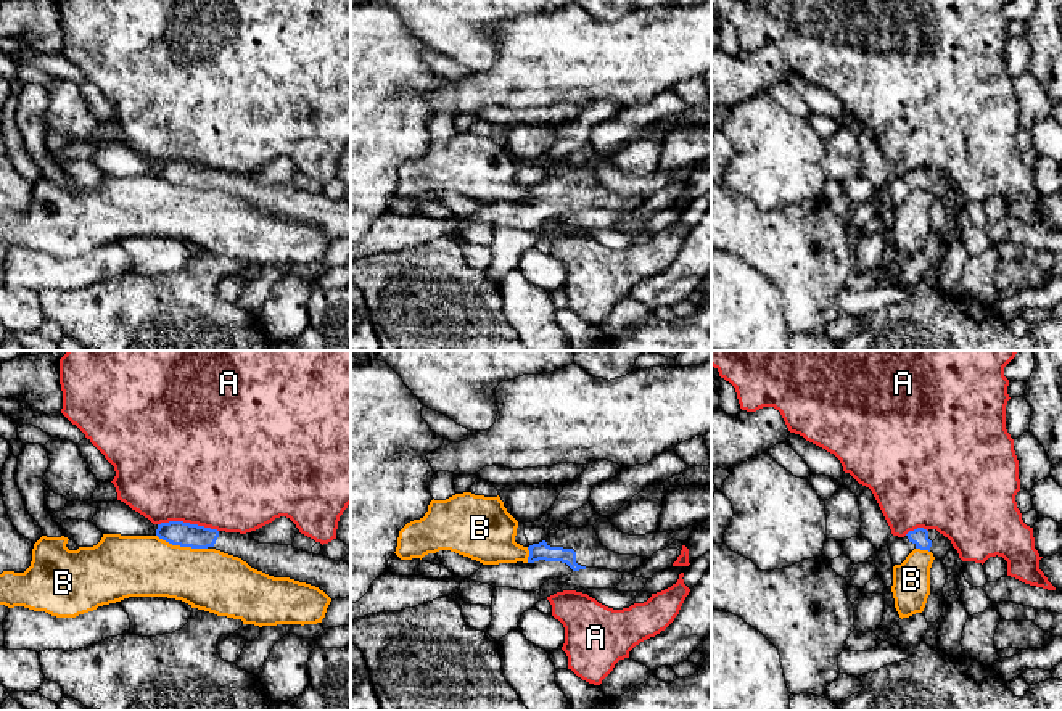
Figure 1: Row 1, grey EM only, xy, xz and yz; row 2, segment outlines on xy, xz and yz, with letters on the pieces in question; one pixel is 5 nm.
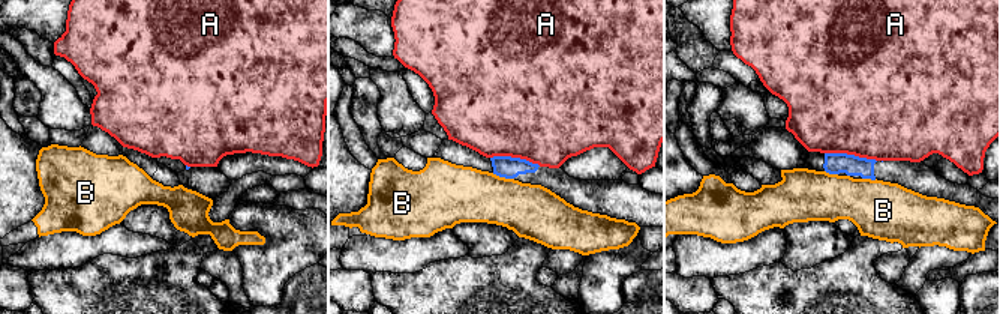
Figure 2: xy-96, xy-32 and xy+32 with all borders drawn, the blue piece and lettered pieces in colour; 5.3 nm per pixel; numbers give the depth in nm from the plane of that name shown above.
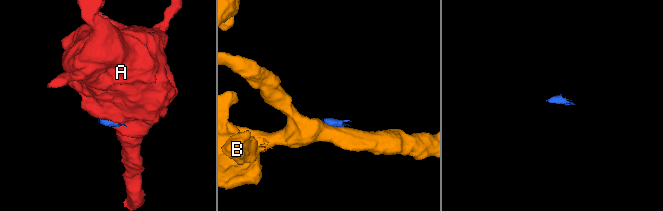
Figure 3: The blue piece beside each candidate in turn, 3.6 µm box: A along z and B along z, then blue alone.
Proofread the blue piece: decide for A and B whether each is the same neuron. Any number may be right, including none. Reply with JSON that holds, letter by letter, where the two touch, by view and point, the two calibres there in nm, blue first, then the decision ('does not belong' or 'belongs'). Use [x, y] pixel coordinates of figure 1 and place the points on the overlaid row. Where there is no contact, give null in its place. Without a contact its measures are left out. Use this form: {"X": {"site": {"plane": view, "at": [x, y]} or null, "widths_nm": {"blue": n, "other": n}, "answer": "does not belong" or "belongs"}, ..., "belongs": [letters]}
{"A": {"site": {"plane": "xy", "at": [189, 523]}, "widths_nm": {"blue": 130, "other": 500}, "answer": "does not belong"}, "B": {"site": {"plane": "xy", "at": [182, 546]}, "widths_nm": {"blue": 130, "other": 300}, "answer": "does not belong"}, "belongs": []}

